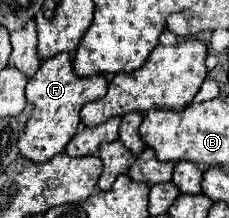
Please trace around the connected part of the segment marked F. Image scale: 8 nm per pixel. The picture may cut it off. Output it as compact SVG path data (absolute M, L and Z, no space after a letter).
M69 53L55 55L41 63L39 71L33 79L27 83L25 99L27 105L19 117L23 117L23 135L19 135L17 147L21 157L33 161L33 163L45 163L51 157L65 151L67 143L75 135L75 129L79 125L79 111L85 103L97 101L107 91L107 79L105 75L93 75L93 77L77 77L73 71L73 63Z

